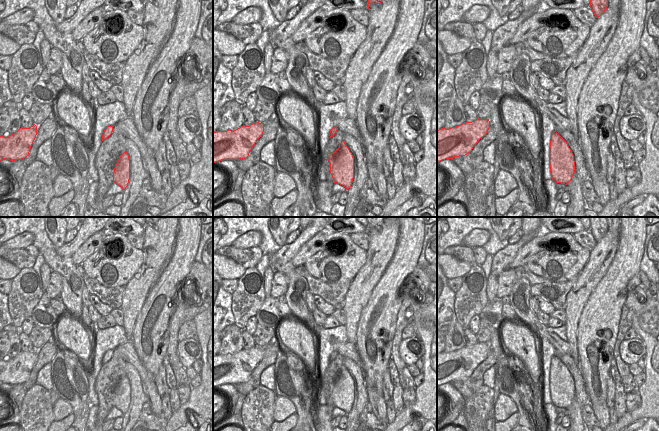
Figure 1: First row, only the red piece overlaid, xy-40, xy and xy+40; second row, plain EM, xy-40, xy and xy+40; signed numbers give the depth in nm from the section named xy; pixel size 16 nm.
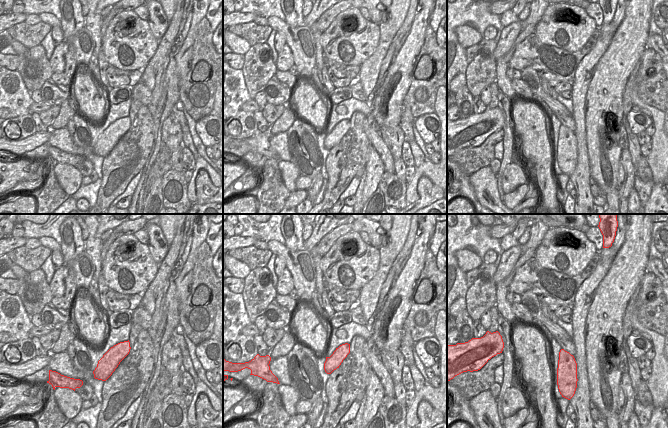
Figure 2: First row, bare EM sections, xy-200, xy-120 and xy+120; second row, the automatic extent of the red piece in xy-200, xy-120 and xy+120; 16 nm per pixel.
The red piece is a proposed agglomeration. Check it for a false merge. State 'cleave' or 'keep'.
keep

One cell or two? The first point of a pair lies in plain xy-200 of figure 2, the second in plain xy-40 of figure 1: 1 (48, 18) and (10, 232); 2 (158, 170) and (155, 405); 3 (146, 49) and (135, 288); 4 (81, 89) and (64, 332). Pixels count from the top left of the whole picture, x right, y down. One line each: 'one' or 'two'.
1: two
2: two
3: two
4: one

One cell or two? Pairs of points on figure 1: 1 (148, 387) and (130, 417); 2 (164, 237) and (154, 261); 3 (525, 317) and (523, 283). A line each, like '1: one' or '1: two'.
1: two
2: one
3: one

